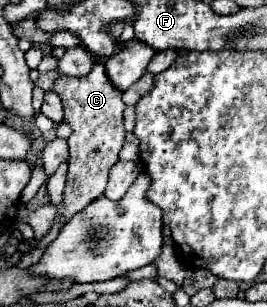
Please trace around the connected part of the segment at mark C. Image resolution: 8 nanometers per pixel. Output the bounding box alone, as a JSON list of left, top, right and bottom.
[18,62,126,268]

